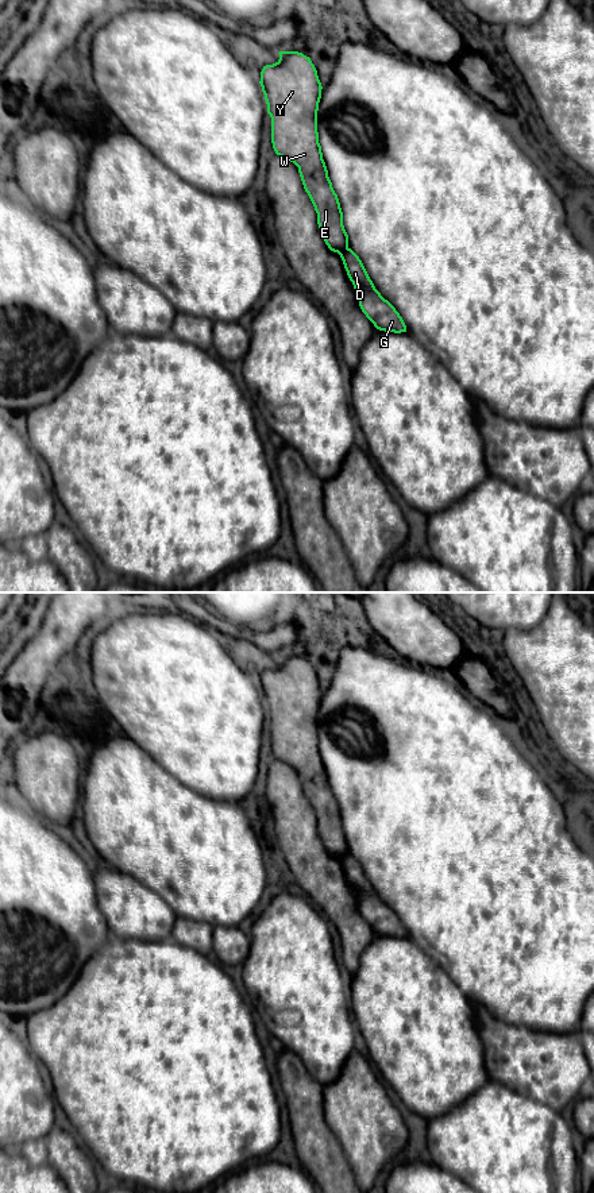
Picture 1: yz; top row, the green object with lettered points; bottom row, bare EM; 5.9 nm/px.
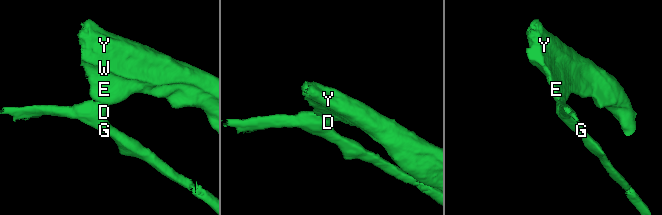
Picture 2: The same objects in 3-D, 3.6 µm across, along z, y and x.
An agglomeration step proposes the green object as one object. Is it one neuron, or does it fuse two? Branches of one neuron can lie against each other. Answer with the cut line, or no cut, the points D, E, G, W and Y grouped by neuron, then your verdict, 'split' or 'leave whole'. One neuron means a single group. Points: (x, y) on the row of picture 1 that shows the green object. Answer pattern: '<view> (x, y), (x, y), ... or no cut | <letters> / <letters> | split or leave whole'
yz (347, 247), (339, 254) | D G / E W Y | split

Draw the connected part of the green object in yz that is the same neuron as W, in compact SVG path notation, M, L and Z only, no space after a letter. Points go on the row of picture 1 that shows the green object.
M279 51L279 59L263 66L261 86L271 117L271 143L277 155L293 162L317 213L321 236L333 252L348 248L348 235L343 225L343 212L338 194L332 188L328 170L323 159L317 132L317 111L321 99L321 82L310 58L298 51Z

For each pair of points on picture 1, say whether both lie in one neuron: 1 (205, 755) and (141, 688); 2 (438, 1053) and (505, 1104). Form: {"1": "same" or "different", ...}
{"1": "same", "2": "different"}

